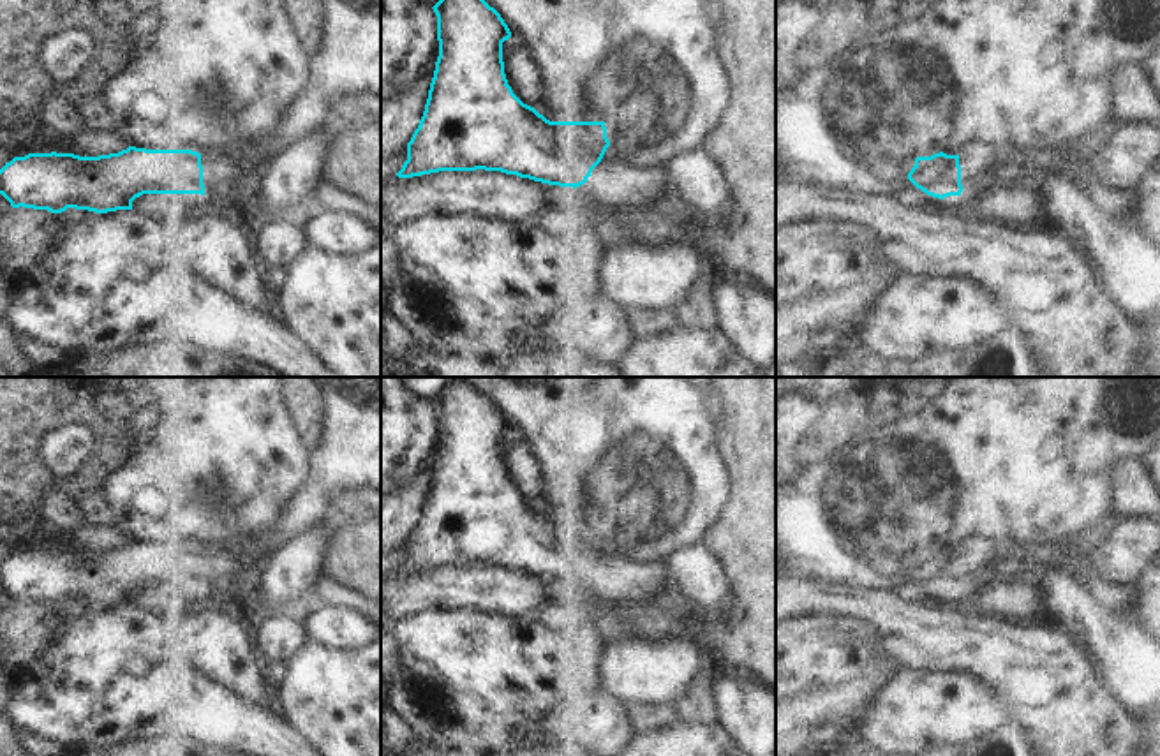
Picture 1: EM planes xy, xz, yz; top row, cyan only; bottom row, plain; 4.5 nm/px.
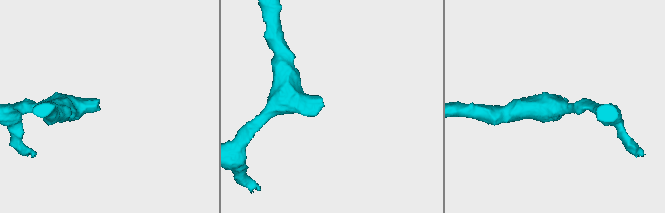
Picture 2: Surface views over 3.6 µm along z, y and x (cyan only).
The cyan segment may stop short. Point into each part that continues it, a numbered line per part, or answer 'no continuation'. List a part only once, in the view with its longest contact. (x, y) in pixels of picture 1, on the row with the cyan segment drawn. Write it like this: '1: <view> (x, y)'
1: xz (616, 184)

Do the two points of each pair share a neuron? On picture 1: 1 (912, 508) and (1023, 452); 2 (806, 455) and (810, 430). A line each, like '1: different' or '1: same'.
1: same
2: same

